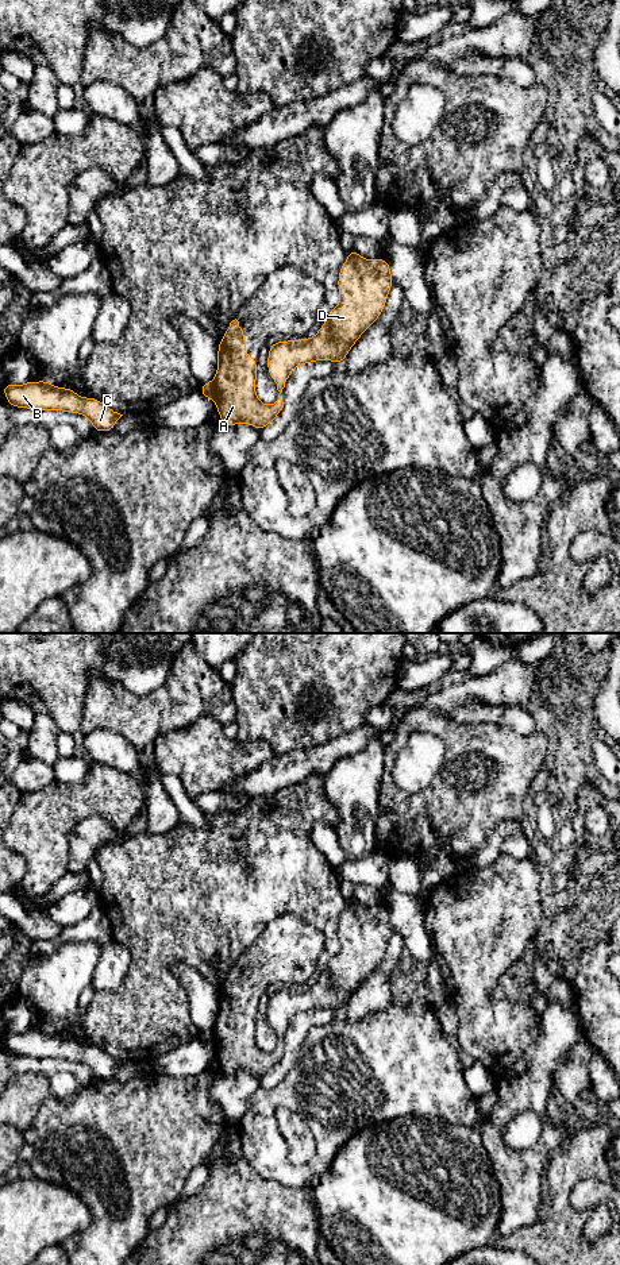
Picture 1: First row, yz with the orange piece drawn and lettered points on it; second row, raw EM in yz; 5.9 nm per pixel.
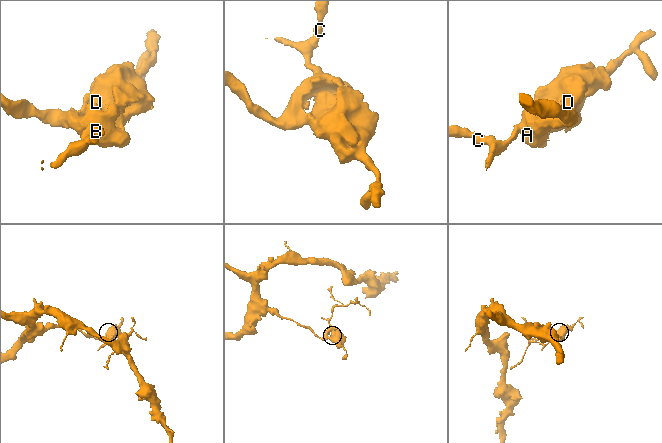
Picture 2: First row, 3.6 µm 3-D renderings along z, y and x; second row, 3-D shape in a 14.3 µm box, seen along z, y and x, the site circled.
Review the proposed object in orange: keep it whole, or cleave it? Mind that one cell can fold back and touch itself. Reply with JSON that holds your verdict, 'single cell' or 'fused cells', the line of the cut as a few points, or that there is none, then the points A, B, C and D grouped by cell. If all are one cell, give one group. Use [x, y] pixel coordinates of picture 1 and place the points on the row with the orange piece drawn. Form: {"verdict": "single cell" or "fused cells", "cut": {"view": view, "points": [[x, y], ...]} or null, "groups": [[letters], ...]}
{"verdict": "fused cells", "cut": {"view": "yz", "points": [[212, 381], [215, 397]]}, "groups": [["A", "D"], ["B", "C"]]}

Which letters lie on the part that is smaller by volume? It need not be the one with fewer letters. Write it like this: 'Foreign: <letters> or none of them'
Foreign: B, C

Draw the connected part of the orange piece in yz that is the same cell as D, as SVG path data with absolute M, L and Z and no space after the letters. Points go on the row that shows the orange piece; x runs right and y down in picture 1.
M355 250L347 251L347 261L339 269L338 289L340 294L339 305L328 312L324 324L319 332L308 339L281 340L270 344L267 355L267 371L281 393L290 373L300 365L312 363L315 360L331 360L338 365L343 363L351 347L358 342L361 335L381 316L393 278L390 265L382 257L377 257L373 262L361 257Z

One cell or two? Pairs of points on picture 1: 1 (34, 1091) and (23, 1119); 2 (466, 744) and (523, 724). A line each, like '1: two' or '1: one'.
1: one
2: two

